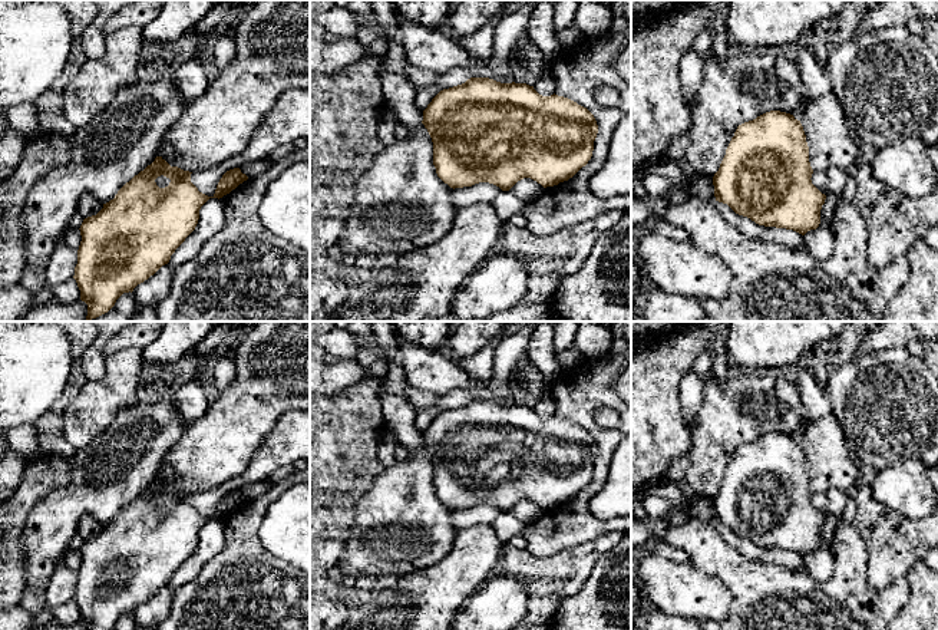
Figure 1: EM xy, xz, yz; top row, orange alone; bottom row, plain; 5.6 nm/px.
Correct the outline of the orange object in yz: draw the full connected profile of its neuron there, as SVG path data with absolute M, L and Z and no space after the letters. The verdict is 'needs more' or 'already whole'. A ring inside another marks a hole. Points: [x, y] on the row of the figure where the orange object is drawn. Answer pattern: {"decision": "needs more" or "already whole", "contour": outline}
{"decision": "already whole", "contour": "M770 111L737 126L713 177L714 197L759 225L793 230L805 235L819 227L826 199L812 184L812 174L800 121L790 113Z"}

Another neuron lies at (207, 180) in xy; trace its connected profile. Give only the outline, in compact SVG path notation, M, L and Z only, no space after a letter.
M310 88L288 89L261 121L248 148L241 155L232 156L212 168L194 171L191 174L191 182L199 192L214 197L217 185L227 171L265 158L280 146L308 136Z

